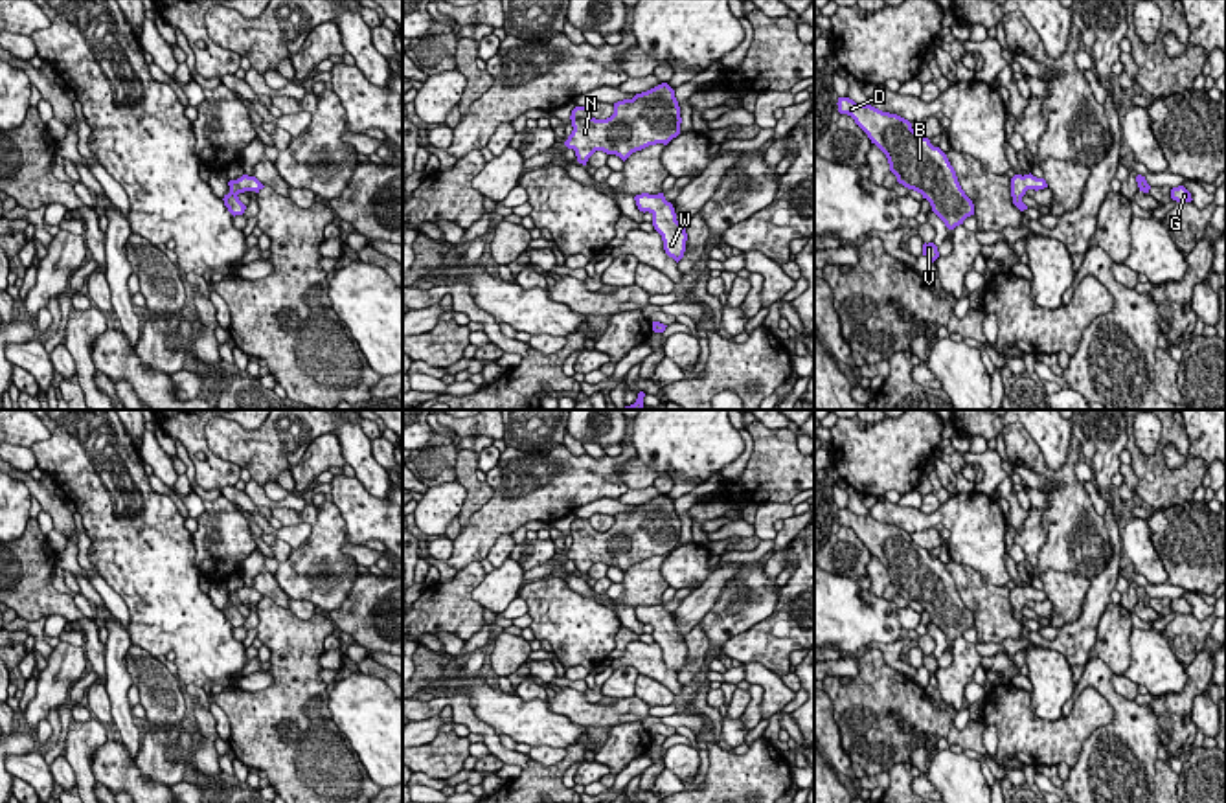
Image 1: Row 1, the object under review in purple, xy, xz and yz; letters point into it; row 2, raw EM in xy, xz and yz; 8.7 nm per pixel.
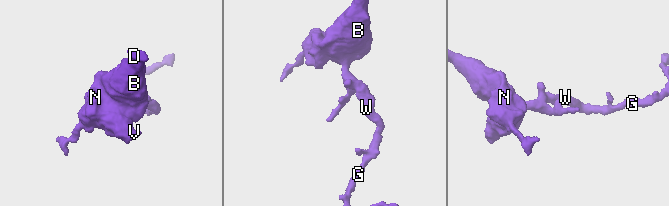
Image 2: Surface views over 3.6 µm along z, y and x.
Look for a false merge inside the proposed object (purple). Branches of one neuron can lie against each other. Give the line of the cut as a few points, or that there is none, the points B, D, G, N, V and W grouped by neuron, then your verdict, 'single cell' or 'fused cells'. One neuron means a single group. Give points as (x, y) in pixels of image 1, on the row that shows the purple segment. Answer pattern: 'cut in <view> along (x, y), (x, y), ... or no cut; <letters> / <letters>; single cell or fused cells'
no cut; B D G N V W; single cell

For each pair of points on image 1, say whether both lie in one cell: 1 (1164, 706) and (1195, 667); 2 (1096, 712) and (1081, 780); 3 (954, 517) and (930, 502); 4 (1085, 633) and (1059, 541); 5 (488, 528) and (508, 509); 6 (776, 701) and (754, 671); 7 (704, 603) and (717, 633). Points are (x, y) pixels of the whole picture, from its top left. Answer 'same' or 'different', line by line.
1: same
2: different
3: different
4: different
5: same
6: same
7: different

